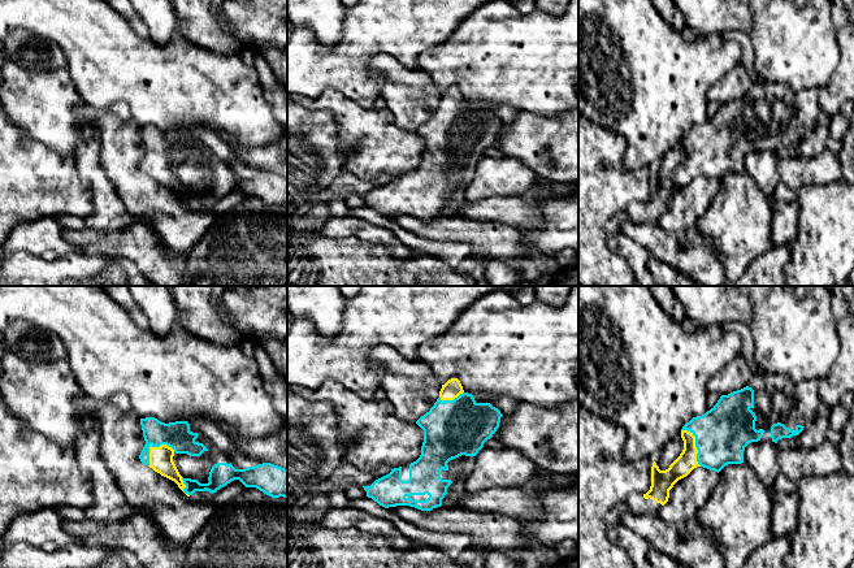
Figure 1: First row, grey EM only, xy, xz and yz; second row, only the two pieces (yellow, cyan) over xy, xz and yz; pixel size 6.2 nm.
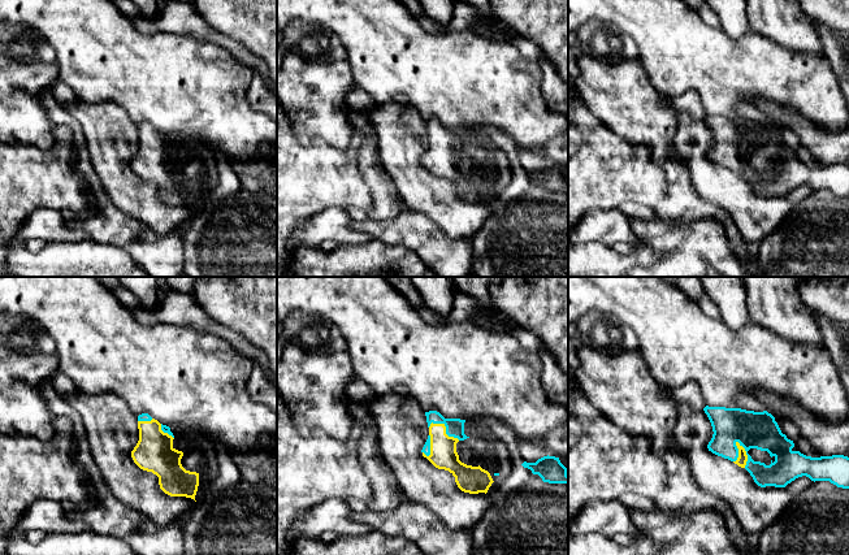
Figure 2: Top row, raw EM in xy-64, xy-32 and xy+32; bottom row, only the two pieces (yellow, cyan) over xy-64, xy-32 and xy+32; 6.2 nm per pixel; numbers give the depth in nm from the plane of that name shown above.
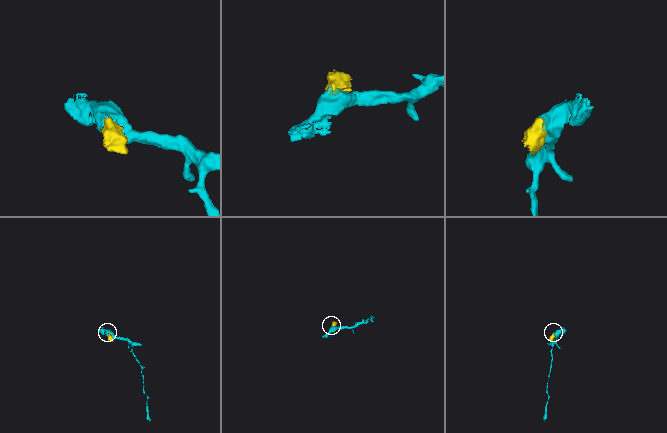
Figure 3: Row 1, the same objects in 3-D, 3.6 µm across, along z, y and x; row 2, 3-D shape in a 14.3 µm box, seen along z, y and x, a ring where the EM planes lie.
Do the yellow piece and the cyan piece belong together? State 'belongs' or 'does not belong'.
belongs

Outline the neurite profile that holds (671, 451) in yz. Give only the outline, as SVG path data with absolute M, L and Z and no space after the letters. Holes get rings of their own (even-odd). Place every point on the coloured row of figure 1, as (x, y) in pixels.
M681 430L675 434L654 459L660 471L666 471L680 456L684 450Z

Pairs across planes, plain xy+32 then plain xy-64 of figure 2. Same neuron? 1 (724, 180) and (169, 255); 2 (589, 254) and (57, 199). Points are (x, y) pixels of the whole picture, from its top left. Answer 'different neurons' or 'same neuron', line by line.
1: different neurons
2: different neurons

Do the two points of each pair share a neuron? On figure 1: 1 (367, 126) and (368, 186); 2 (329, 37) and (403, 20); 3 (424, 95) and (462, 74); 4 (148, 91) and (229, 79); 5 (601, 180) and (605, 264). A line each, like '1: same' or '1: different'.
1: different
2: different
3: different
4: same
5: same

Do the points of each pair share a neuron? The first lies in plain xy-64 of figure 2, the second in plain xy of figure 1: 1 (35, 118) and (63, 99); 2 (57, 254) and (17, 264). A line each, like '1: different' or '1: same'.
1: same
2: same

